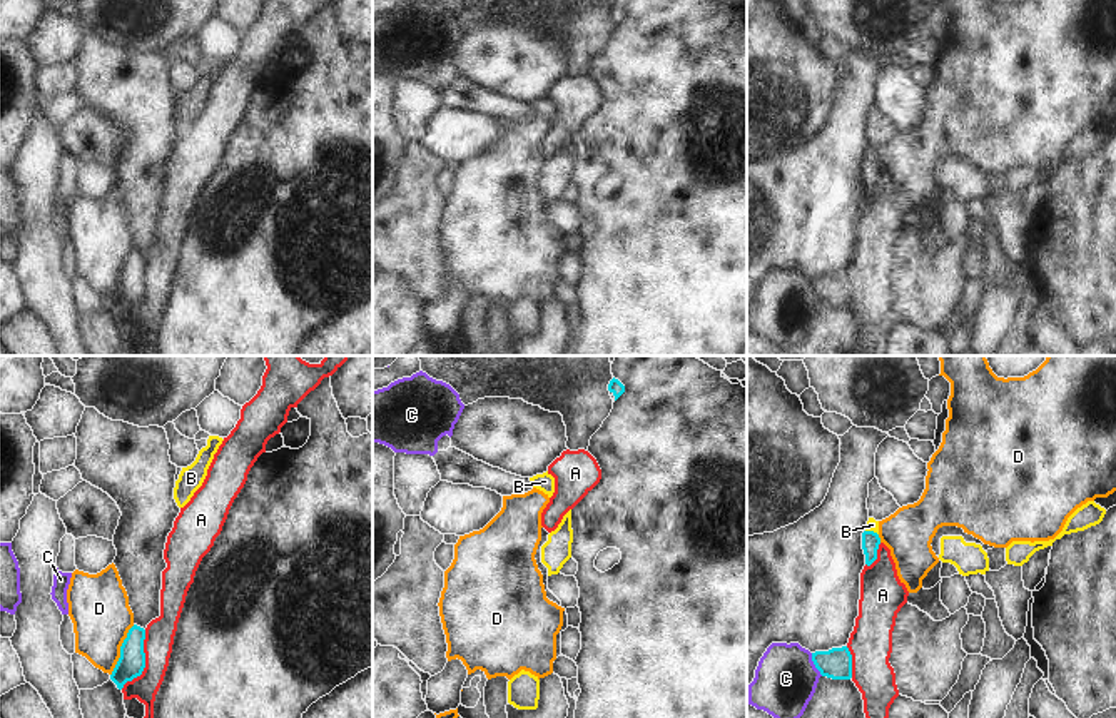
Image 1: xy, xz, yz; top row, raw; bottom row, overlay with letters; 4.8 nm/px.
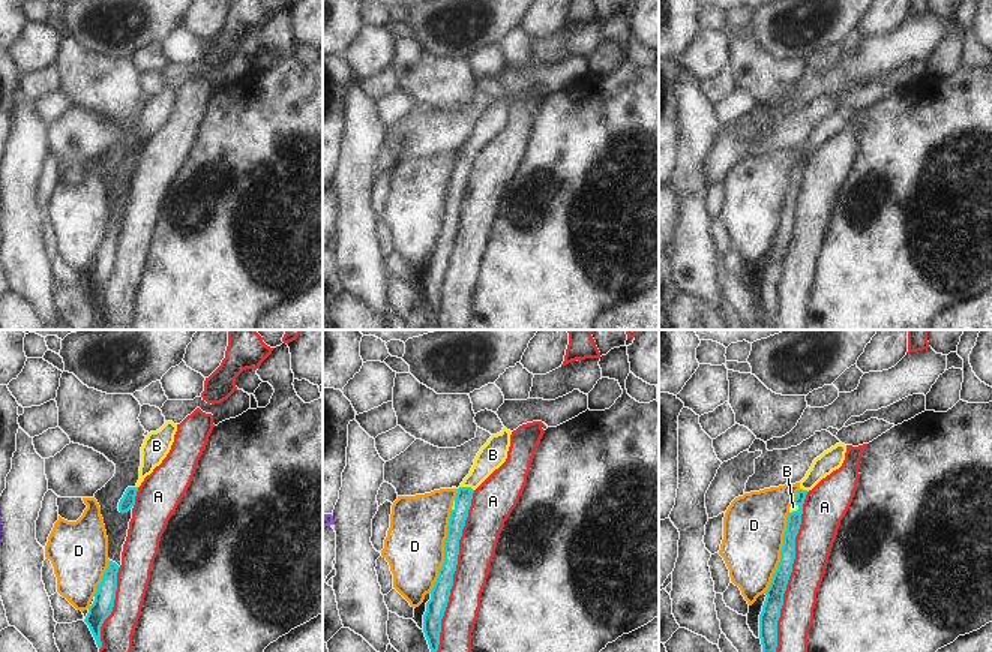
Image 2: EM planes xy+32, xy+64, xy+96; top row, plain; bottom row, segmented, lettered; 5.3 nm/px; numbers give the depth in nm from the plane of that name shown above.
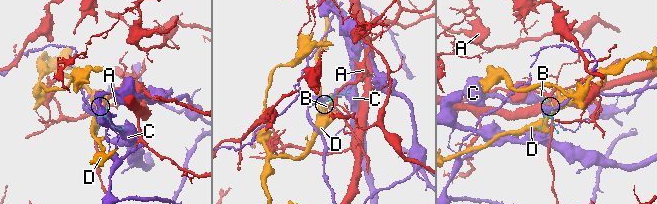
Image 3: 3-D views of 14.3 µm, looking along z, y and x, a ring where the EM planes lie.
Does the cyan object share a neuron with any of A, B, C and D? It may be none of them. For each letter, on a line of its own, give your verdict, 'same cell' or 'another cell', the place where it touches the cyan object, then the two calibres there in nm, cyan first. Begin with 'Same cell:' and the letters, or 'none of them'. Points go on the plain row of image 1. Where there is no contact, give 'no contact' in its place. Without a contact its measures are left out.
Same cell: B
A: another cell | xy (144, 288) | 130/140 nm
B: same cell | yz (872, 157) | 90/60 nm
C: another cell | yz (814, 289) | 150/300 nm
D: another cell | xy (121, 276) | 130/280 nm

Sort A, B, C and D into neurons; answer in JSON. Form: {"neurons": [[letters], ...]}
{"neurons": [["A"], ["B"], ["C"], ["D"]]}

